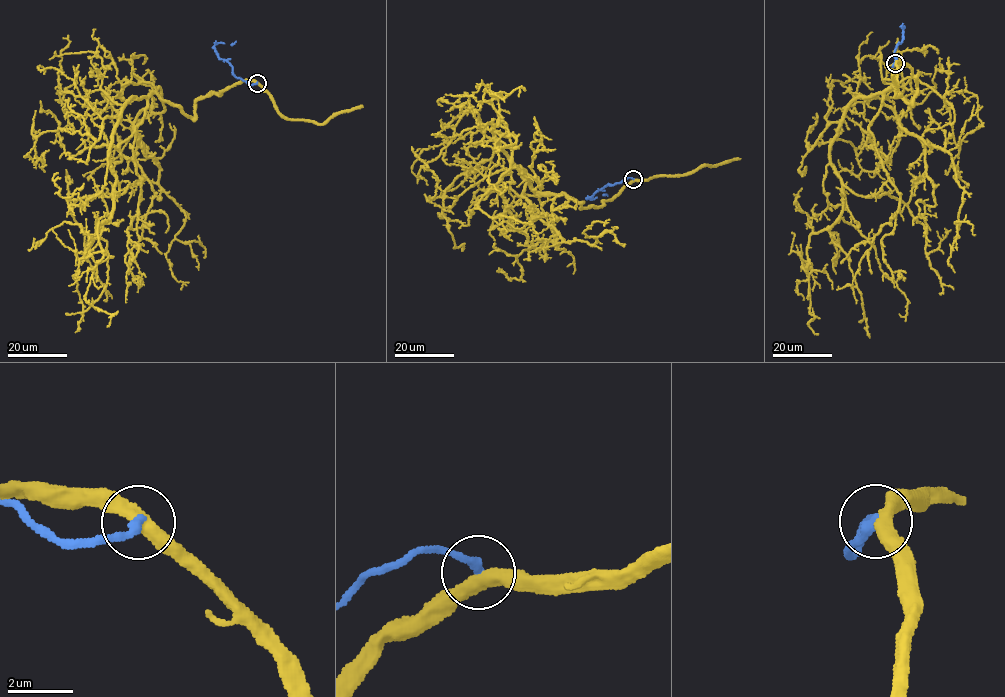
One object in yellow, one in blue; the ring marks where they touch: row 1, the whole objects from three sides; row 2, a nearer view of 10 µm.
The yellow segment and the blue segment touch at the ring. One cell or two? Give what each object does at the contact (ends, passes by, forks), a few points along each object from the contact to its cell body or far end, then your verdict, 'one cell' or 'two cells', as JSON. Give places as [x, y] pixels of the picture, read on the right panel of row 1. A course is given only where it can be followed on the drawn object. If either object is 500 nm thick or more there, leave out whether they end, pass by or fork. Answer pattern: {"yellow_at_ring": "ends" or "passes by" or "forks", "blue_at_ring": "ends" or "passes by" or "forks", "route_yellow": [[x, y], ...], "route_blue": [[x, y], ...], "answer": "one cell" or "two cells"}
{"yellow_at_ring": "passes by", "blue_at_ring": "ends", "route_yellow": [[894, 63], [917, 76], [913, 104], [893, 86], [857, 97], [830, 164], [856, 194], [908, 207], [953, 289]], "route_blue": [[894, 63], [896, 61], [895, 49], [902, 40], [903, 23]], "answer": "two cells"}

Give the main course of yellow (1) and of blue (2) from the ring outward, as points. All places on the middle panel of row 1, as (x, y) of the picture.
1: (634, 179), (602, 206), (541, 194), (493, 128), (509, 138), (511, 167), (477, 205), (538, 233)
2: (634, 179), (608, 184), (588, 198), (607, 196)

